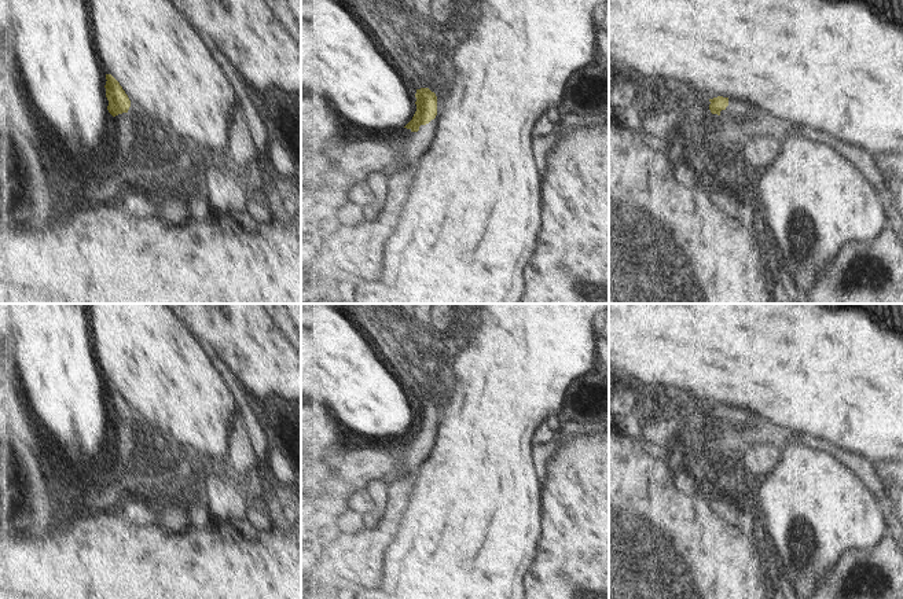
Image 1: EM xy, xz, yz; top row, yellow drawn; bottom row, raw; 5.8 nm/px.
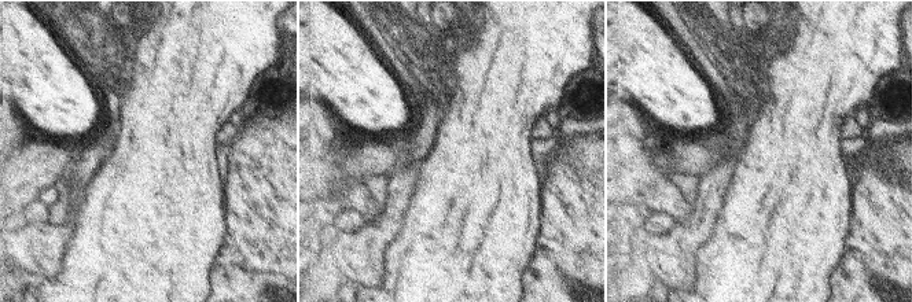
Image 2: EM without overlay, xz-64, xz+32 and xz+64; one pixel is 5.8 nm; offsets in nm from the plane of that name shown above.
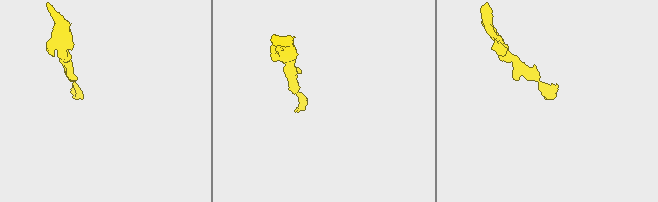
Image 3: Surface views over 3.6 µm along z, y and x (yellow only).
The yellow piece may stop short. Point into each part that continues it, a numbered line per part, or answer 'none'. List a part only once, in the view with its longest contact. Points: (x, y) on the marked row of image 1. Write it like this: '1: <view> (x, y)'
1: xz (418, 143)

